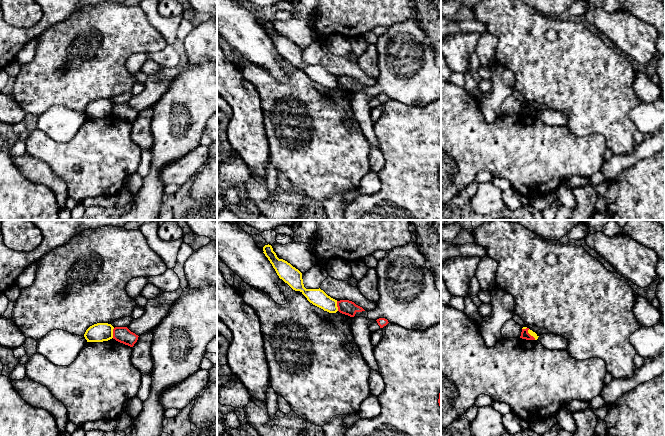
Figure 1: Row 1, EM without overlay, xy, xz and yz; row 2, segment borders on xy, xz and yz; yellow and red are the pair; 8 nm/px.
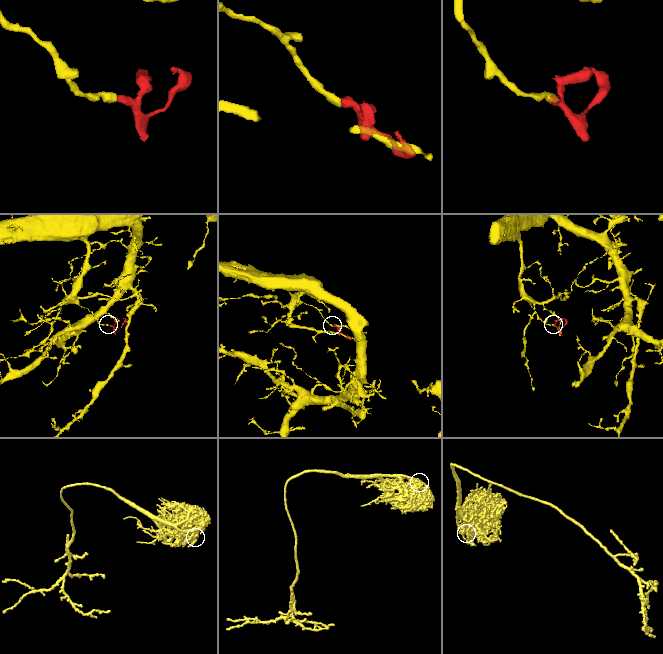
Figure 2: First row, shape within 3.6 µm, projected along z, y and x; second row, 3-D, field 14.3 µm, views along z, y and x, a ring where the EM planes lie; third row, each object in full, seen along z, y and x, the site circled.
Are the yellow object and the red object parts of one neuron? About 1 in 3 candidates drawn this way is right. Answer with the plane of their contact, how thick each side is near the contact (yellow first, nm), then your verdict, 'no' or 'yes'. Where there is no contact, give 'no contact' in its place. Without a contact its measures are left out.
xy | 150/130 nm | no

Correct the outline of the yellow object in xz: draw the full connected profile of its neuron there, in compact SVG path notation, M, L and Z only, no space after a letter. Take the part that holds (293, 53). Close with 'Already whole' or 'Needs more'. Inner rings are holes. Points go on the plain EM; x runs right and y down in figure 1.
M265 21L263 27L279 54L287 59L293 66L300 67L310 79L324 87L329 89L336 89L338 87L337 76L328 72L320 64L306 65L303 60L302 49L287 37L279 35L271 21Z. Already whole

